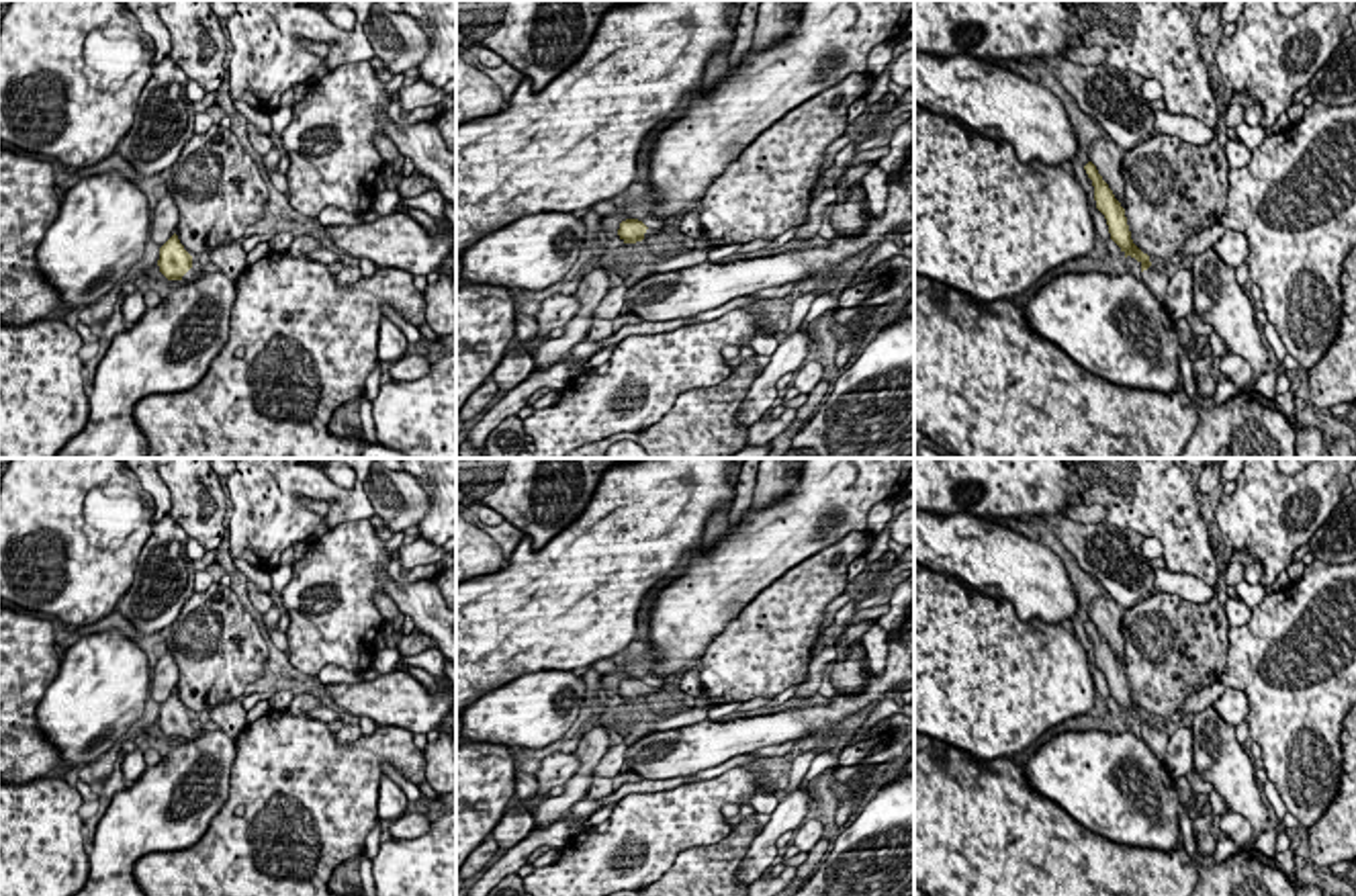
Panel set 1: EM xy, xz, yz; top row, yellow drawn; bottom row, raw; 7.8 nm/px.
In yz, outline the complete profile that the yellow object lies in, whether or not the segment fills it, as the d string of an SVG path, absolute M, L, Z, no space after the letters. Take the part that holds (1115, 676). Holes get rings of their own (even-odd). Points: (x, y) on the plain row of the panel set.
M1088 620L1084 624L1088 636L1094 644L1094 659L1096 667L1104 673L1111 698L1121 706L1121 710L1131 716L1135 716L1141 722L1141 738L1147 743L1151 753L1164 763L1166 761L1166 747L1170 743L1170 734L1156 728L1149 720L1149 714L1143 712L1131 698L1131 689L1127 683L1125 667L1115 657L1109 642L1098 632L1096 624Z

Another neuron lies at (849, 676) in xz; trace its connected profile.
M857 638L849 644L847 657L843 661L834 661L830 683L837 693L861 693L867 685L867 677L867 651L863 646L863 640Z

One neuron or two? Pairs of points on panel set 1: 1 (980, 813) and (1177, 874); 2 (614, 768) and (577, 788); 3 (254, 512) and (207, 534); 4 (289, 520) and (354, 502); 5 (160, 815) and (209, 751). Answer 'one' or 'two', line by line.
1: one
2: two
3: two
4: one
5: one

